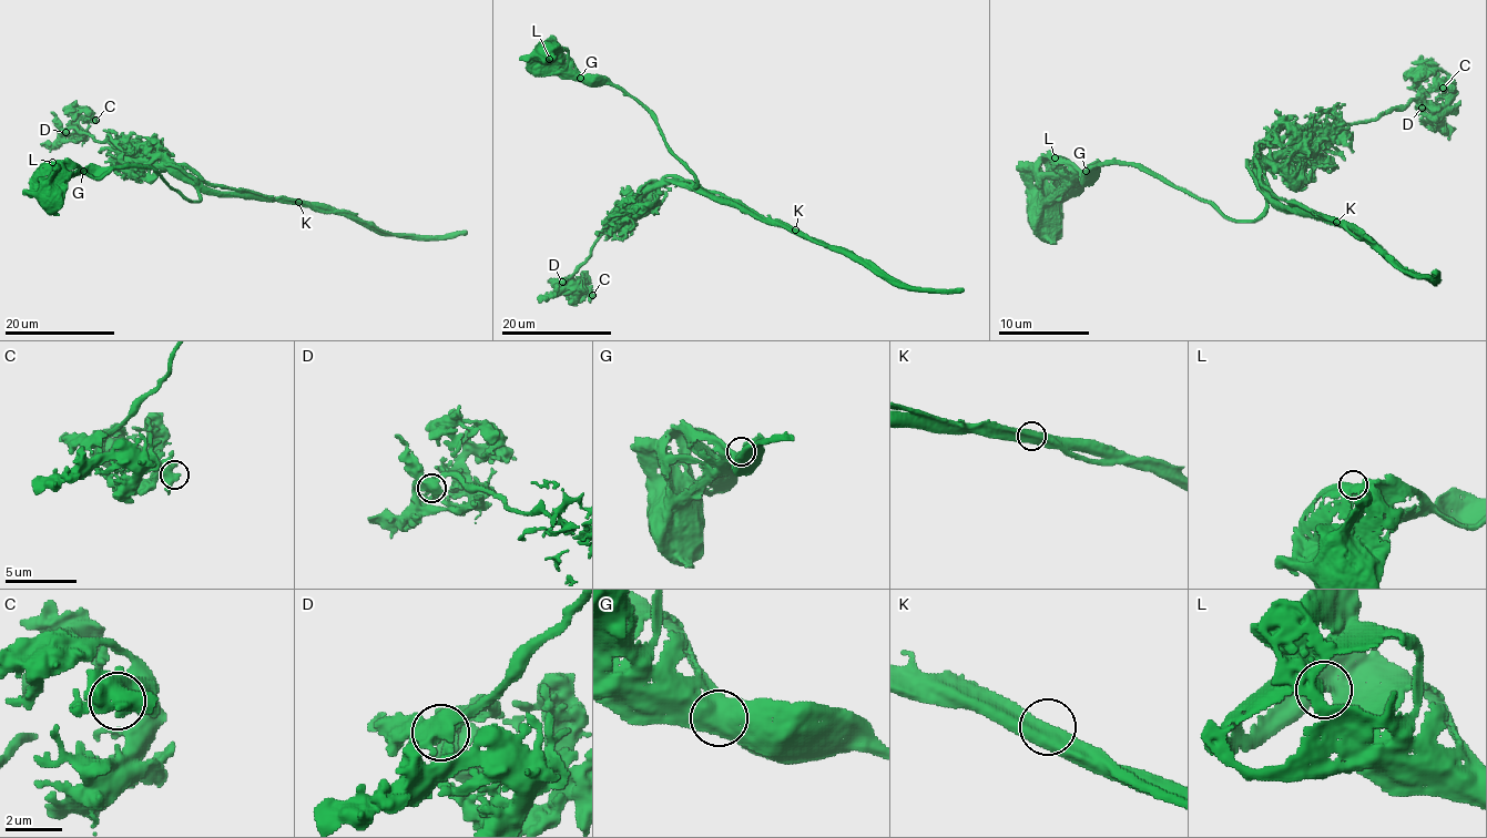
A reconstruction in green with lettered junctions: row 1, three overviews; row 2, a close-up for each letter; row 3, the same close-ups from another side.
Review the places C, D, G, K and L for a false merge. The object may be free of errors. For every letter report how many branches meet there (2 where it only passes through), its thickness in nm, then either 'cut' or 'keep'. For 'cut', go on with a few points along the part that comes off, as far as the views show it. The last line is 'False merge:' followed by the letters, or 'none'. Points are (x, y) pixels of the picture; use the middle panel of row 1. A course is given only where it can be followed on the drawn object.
C: 3 | 550 nm | keep
D: 2 | 650 nm | keep
G: 2 | 650 nm | keep
K: 2 | 650 nm | cut | (795, 230), (693, 183), (649, 181), (620, 203), (591, 256), (564, 282), (574, 300), (569, 276)
L: 2 | 600 nm | keep
False merge: K

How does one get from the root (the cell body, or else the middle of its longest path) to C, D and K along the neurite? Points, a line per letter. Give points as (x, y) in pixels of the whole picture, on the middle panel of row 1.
C: (546, 51), (587, 83), (632, 95), (696, 181), (650, 186), (604, 232), (563, 286), (574, 300), (592, 295)
D: (546, 51), (587, 83), (617, 84), (632, 95), (696, 181), (693, 187), (650, 186), (562, 282)
K: (546, 51), (587, 83), (617, 84), (632, 95), (693, 175), (698, 190), (795, 230)

